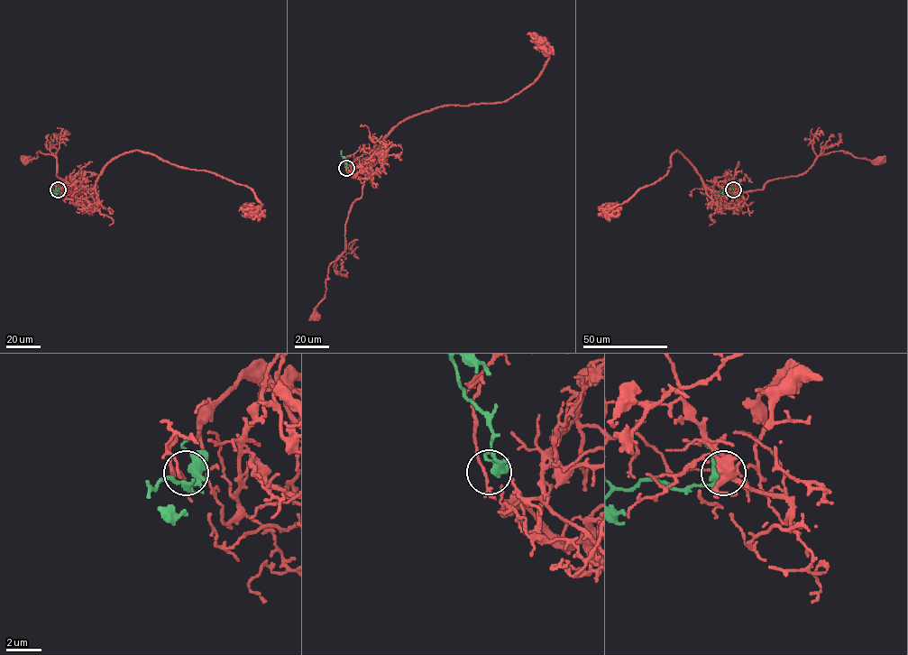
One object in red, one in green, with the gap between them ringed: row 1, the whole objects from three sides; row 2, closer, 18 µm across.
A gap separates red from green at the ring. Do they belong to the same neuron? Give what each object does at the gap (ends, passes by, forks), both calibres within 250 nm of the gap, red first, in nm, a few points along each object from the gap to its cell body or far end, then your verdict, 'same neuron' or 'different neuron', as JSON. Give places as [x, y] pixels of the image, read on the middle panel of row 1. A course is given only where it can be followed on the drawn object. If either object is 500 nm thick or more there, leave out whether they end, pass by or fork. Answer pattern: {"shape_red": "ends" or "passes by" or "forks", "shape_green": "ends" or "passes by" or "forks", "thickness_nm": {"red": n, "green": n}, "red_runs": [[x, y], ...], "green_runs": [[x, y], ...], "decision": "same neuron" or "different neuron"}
{"shape_red": "forks", "shape_green": "forks", "thickness_nm": {"red": 110, "green": 360}, "red_runs": [[345, 168], [345, 159], [369, 149], [372, 161], [348, 215], [345, 251], [328, 268], [325, 298], [315, 316]], "green_runs": [[346, 168], [342, 150]], "decision": "same neuron"}

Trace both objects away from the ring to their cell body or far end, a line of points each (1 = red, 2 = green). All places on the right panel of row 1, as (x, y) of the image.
1: (733, 189), (713, 181), (724, 191), (746, 192), (801, 175), (819, 155), (833, 152), (881, 160)
2: (733, 189), (715, 193)

